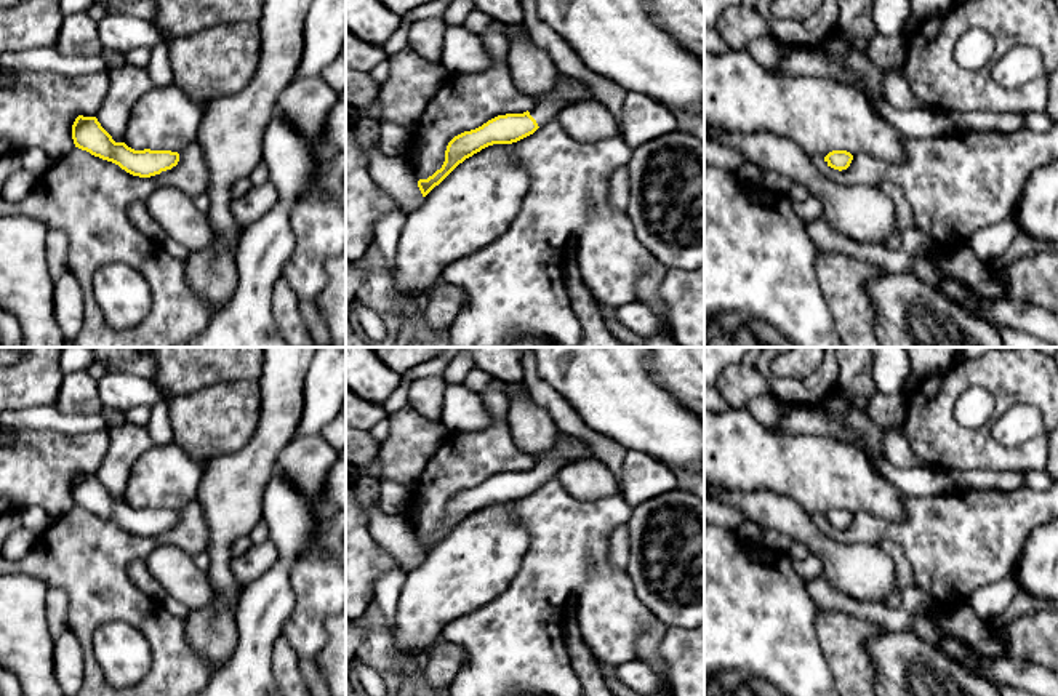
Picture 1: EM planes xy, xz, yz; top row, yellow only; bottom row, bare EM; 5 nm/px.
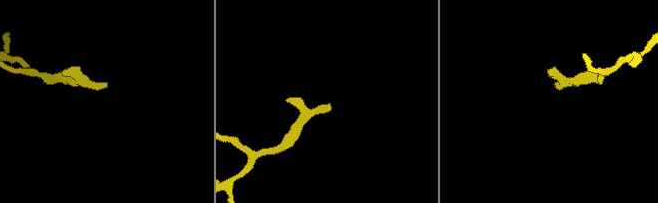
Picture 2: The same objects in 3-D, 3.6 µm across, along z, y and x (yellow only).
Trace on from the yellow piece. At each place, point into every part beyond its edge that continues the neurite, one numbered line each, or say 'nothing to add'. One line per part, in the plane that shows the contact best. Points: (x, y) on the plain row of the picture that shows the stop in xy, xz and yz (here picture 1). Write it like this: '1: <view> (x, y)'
1: xz (541, 471)

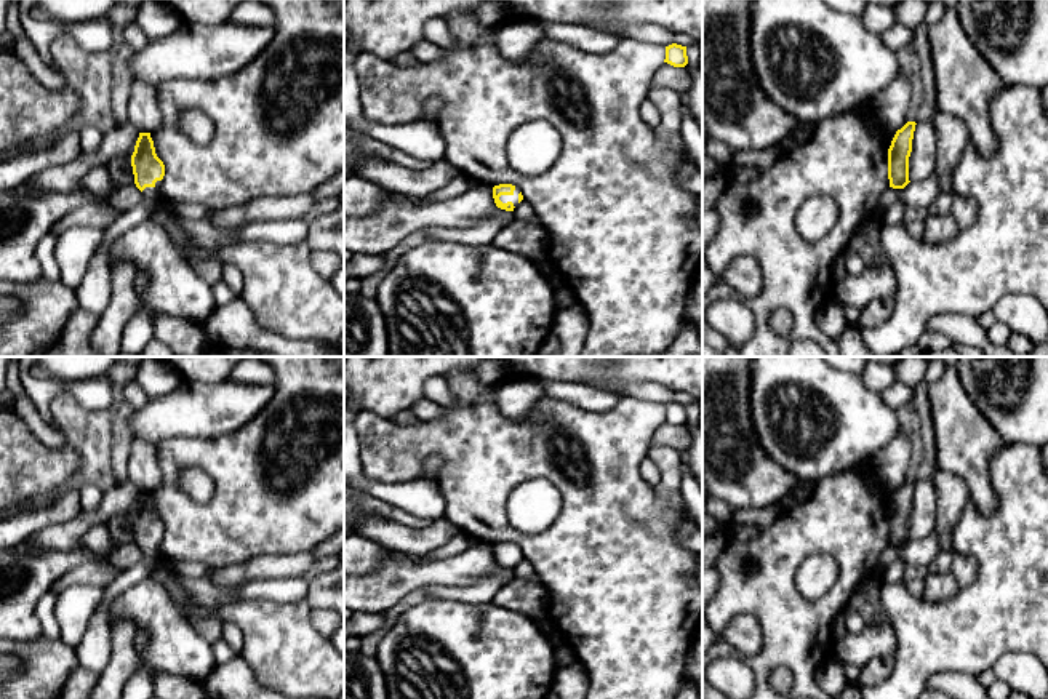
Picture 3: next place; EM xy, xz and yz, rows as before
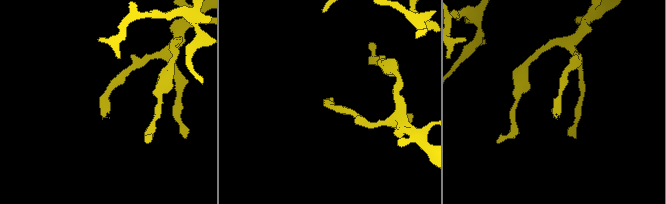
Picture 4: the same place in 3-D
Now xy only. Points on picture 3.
1: xy (95, 650)

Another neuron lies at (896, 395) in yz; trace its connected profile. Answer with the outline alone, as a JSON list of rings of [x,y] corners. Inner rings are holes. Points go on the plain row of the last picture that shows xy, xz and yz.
[[[901,382],[893,384],[880,393],[883,401],[894,409],[904,405],[910,405],[914,398],[914,389]]]

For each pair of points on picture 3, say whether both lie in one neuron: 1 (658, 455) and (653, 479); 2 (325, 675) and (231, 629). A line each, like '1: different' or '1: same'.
1: different
2: different

